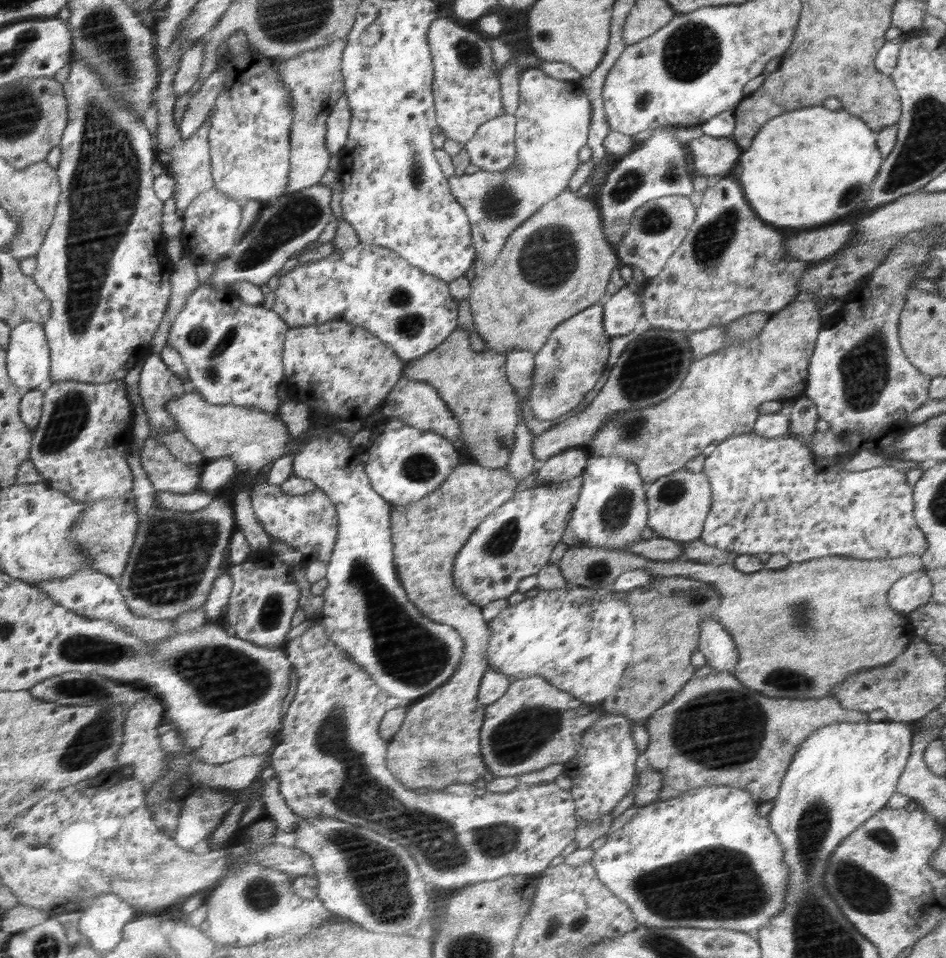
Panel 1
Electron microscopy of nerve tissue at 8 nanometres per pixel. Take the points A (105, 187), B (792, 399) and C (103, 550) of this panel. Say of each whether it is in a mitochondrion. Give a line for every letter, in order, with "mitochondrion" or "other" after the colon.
A: mitochondrion
B: other
C: mitochondrion

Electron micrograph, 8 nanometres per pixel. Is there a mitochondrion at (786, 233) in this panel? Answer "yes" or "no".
no

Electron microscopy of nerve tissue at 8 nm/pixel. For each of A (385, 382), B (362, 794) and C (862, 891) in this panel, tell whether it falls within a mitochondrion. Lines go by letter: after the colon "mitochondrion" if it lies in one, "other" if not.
A: other
B: mitochondrion
C: mitochondrion

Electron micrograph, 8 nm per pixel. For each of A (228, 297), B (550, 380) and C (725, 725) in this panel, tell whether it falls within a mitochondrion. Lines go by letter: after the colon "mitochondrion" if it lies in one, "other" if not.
A: other
B: mitochondrion
C: mitochondrion

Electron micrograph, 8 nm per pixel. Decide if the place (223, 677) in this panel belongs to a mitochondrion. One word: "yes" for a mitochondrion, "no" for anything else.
yes

